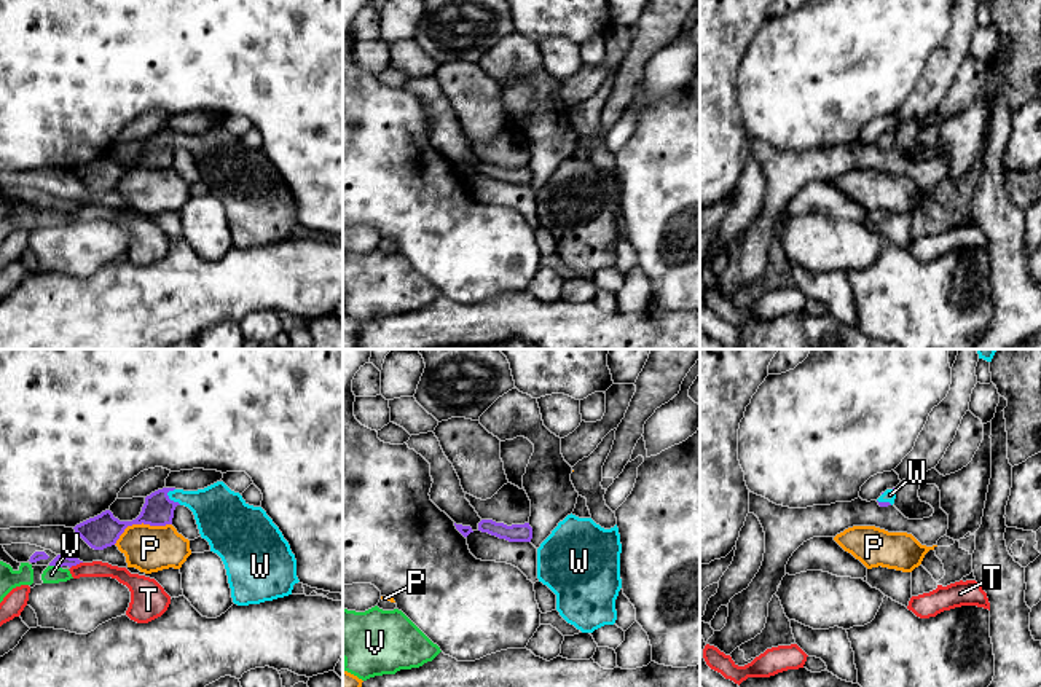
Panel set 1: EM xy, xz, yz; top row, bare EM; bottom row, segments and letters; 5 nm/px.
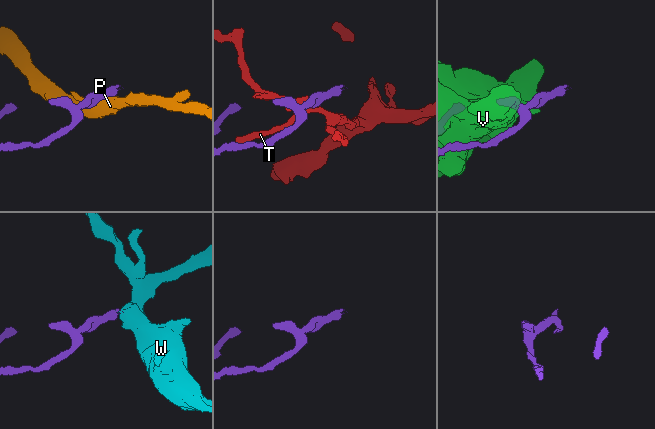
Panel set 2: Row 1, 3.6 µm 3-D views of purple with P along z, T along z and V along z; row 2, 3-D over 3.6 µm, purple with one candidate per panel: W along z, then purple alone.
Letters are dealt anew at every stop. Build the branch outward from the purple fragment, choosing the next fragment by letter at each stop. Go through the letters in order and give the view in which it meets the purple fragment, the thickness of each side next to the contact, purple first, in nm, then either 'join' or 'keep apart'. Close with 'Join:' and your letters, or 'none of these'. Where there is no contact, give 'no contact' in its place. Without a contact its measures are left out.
P: contact in xy; calibres 170 and 240 nm; keep apart
T: contact in xy; calibres 60 and 80 nm; keep apart
V: contact in xy; calibres 60 and 90 nm; keep apart
W: contact in xy; calibres 160 and 240 nm; join
Join: W

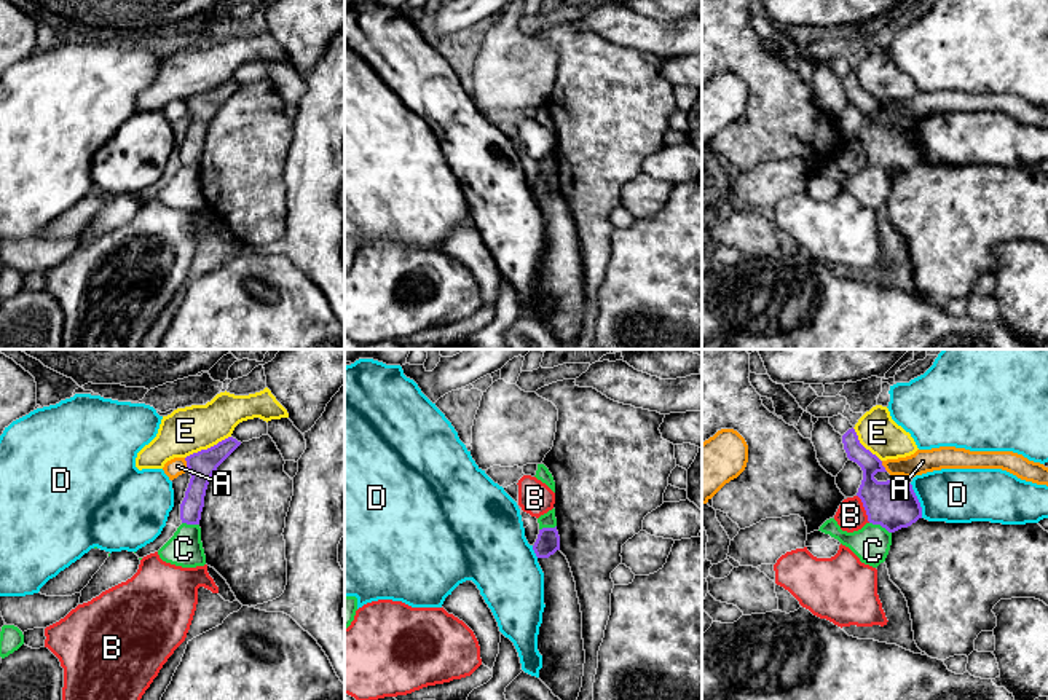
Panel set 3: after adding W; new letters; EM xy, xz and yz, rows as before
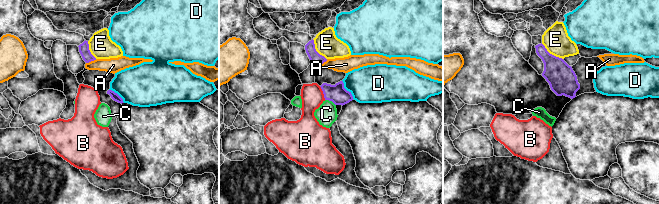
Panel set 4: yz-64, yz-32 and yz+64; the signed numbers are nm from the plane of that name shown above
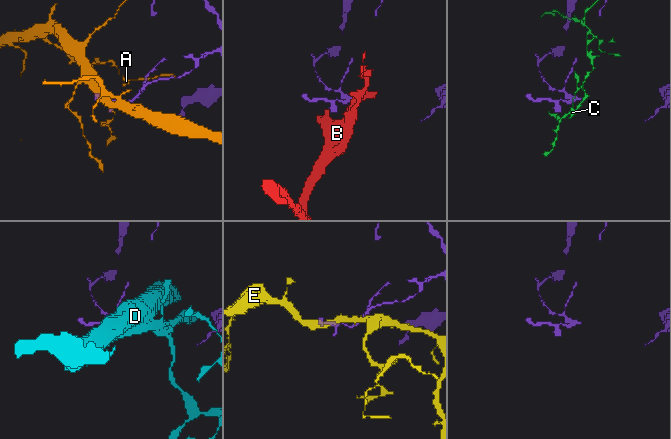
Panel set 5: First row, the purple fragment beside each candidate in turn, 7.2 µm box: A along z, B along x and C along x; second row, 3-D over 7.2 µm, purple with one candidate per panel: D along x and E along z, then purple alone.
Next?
A: contact in xy; calibres 140 and 90 nm; keep apart
B: contact in yz; calibres 240 and 150 nm; keep apart
C: contact in yz; calibres 240 and 190 nm; keep apart
D: contact in yz; calibres 240 and 280 nm; keep apart
E: contact in xy; calibres 140 and 240 nm; keep apart
Join: none of these

